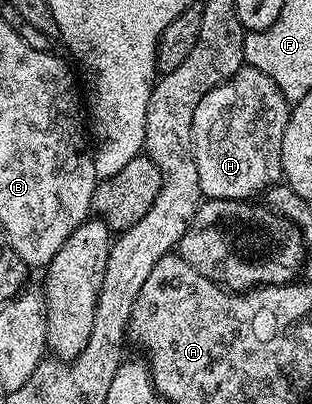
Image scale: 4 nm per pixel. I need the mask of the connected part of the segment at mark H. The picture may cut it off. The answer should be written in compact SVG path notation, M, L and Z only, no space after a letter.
M246 64L232 78L213 88L213 92L205 92L201 104L197 104L197 112L193 112L193 152L203 198L249 200L253 194L262 195L276 185L283 178L281 140L290 115L291 106L277 84L273 84L265 72L257 72L257 68Z

